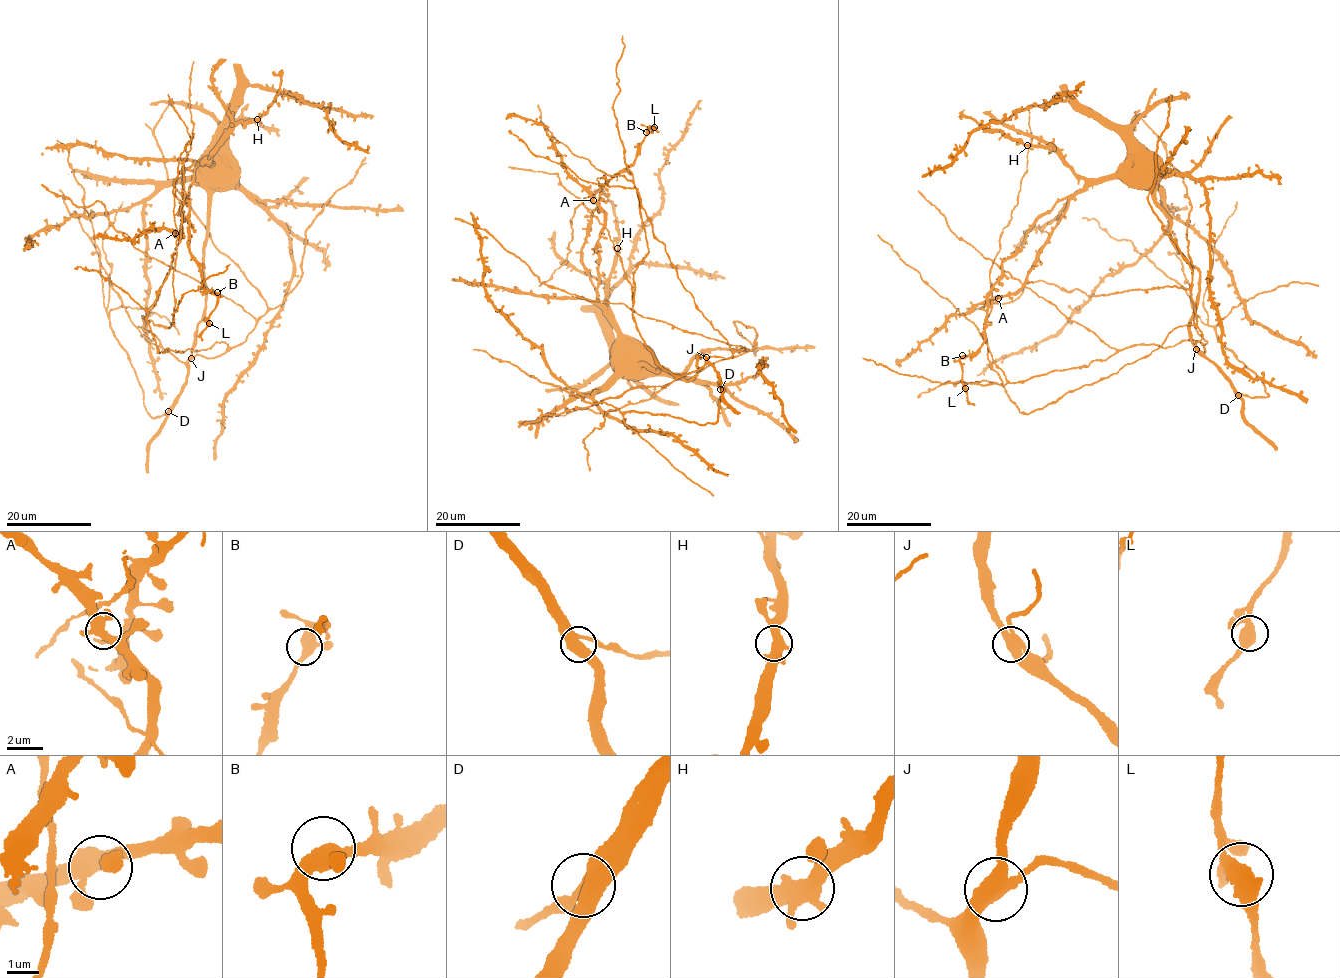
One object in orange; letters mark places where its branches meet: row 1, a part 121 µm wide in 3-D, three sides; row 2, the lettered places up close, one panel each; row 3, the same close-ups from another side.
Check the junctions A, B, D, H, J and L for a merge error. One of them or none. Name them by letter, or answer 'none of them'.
none of them

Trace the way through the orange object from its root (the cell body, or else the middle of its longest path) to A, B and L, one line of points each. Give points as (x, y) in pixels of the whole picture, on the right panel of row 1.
A: (1128, 173), (1095, 181), (1069, 201), (1066, 213), (1036, 256), (1026, 282), (998, 298)
B: (1128, 173), (1090, 182), (1036, 221), (1024, 244), (1002, 264), (1002, 277), (989, 296), (982, 346), (962, 355)
L: (1128, 173), (1090, 182), (1061, 199), (1003, 262), (1002, 277), (989, 296), (984, 343), (961, 359), (965, 388)

